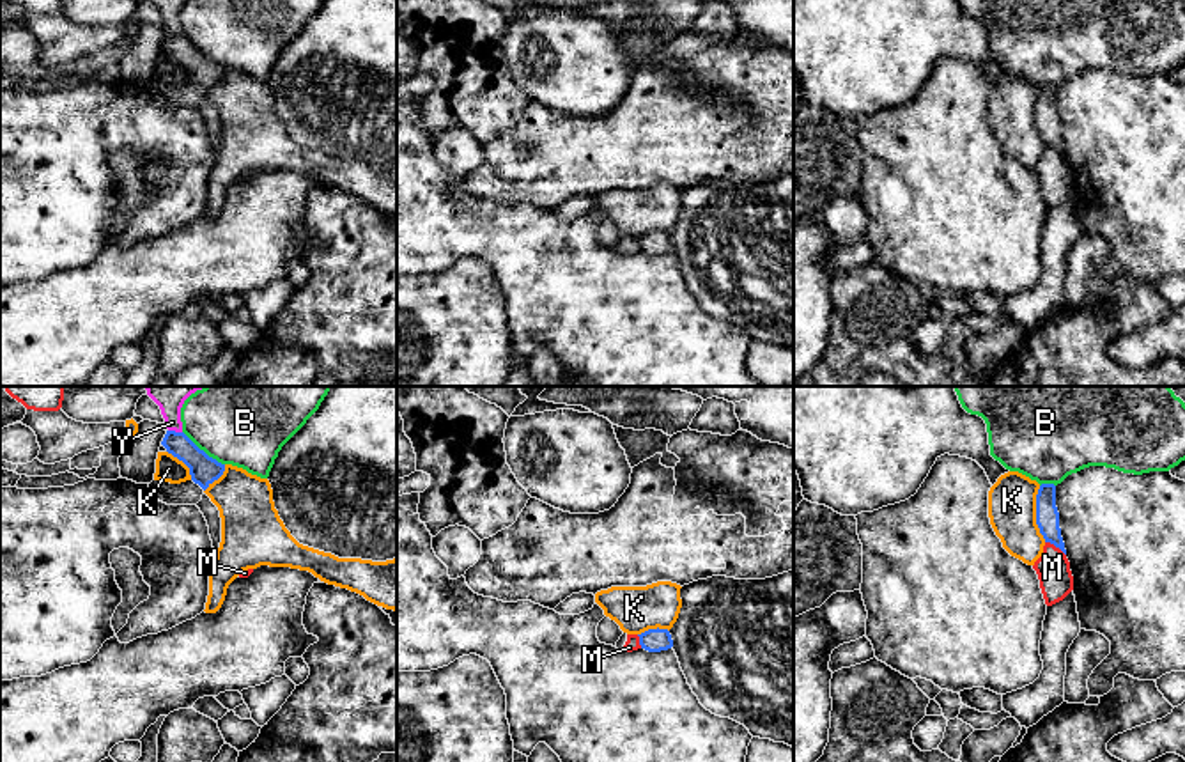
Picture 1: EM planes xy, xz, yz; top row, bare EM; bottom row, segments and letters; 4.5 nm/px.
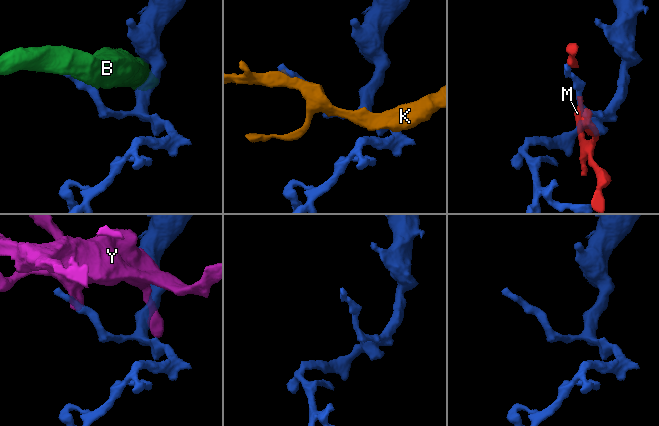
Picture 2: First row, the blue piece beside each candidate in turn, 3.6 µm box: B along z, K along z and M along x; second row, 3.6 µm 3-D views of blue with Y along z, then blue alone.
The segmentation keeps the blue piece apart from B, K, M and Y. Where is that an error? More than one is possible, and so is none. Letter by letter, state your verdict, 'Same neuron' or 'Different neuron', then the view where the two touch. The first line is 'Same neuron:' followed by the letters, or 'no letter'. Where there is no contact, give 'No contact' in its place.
Same neuron: no letter
B: Different neuron. Touches blue in xy
K: Different neuron. Touches blue in yz
M: Different neuron. Touches blue in yz
Y: Different neuron. Touches blue in xy

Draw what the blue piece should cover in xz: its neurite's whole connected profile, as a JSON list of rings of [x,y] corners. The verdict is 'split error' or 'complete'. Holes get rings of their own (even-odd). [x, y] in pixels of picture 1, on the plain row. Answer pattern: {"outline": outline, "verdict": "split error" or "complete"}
{"outline": [[[648,232],[638,239],[641,252],[648,255],[661,255],[673,250],[673,243],[668,232]]], "verdict": "complete"}

